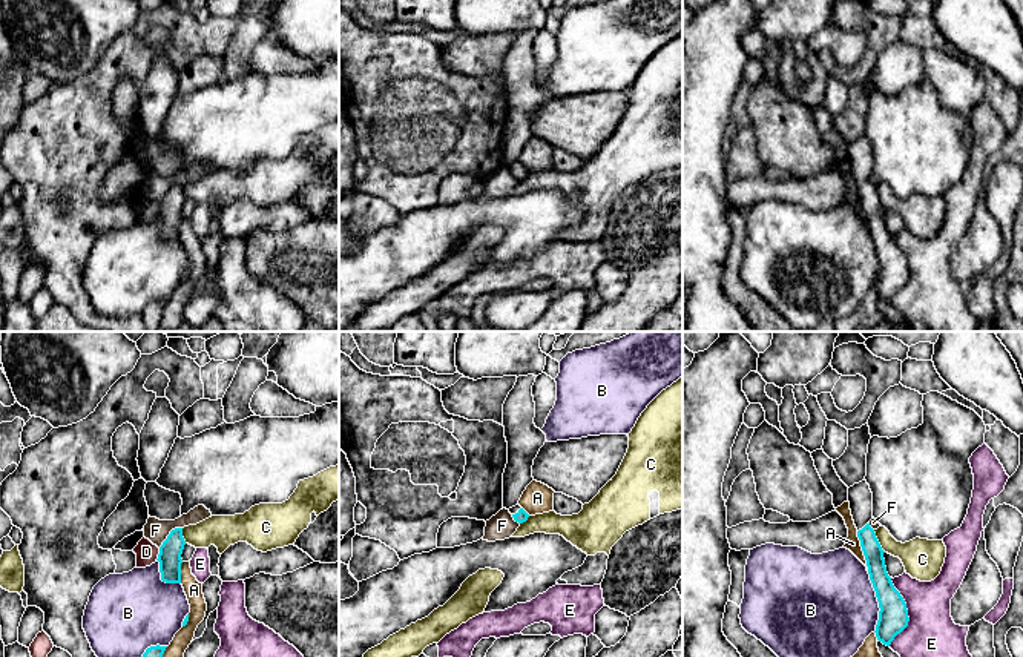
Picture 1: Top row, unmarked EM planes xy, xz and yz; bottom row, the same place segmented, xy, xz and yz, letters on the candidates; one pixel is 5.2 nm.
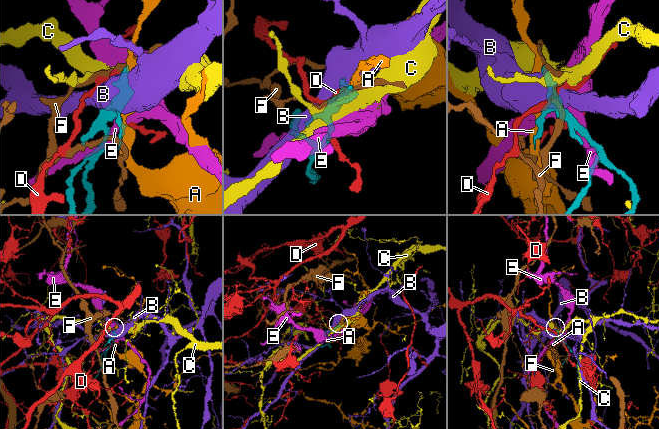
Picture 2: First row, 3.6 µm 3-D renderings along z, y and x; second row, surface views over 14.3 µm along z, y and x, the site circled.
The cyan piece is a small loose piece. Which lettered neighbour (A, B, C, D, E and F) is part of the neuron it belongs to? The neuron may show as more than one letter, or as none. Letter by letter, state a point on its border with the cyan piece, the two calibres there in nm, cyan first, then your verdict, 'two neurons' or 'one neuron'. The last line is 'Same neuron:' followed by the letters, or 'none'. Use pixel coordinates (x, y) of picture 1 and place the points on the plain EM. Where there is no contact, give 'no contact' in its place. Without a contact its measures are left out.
A: yz (862, 206) | 110/80 nm | two neurons
B: yz (878, 257) | 160/480 nm | two neurons
C: yz (878, 197) | 100/200 nm | two neurons
D: xy (158, 211) | 120/110 nm | two neurons
E: yz (907, 267) | 160/340 nm | two neurons
F: xy (169, 191) | 120/120 nm | two neurons
Same neuron: none

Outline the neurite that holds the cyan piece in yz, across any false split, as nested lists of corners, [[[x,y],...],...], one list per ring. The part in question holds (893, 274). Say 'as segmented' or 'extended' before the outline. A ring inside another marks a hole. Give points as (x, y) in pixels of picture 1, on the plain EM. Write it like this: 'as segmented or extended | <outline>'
extended | [[[867,137],[854,140],[848,144],[848,158],[857,193],[867,216],[870,236],[879,258],[879,276],[876,281],[876,293],[890,302],[897,290],[900,290],[910,278],[908,266],[903,253],[894,244],[886,229],[883,206],[870,183],[873,175],[873,149]]]

